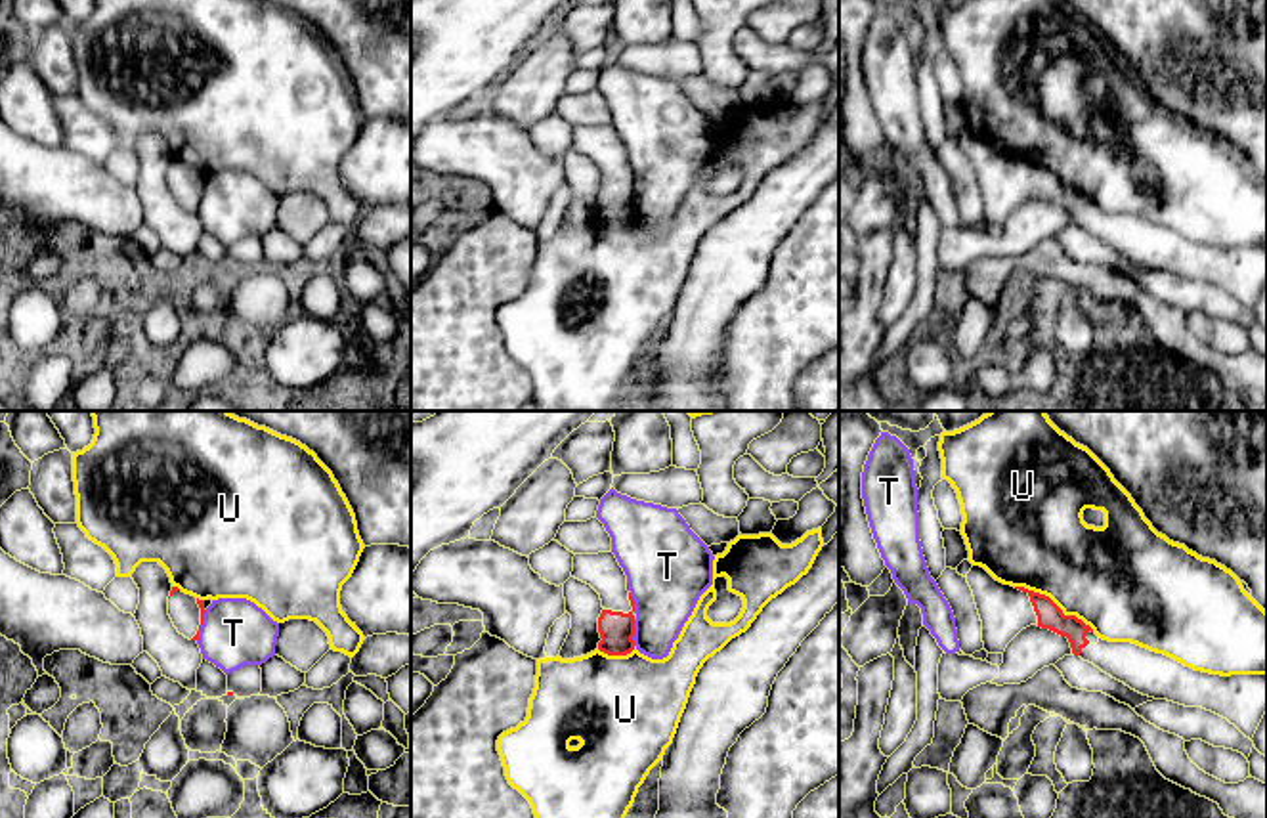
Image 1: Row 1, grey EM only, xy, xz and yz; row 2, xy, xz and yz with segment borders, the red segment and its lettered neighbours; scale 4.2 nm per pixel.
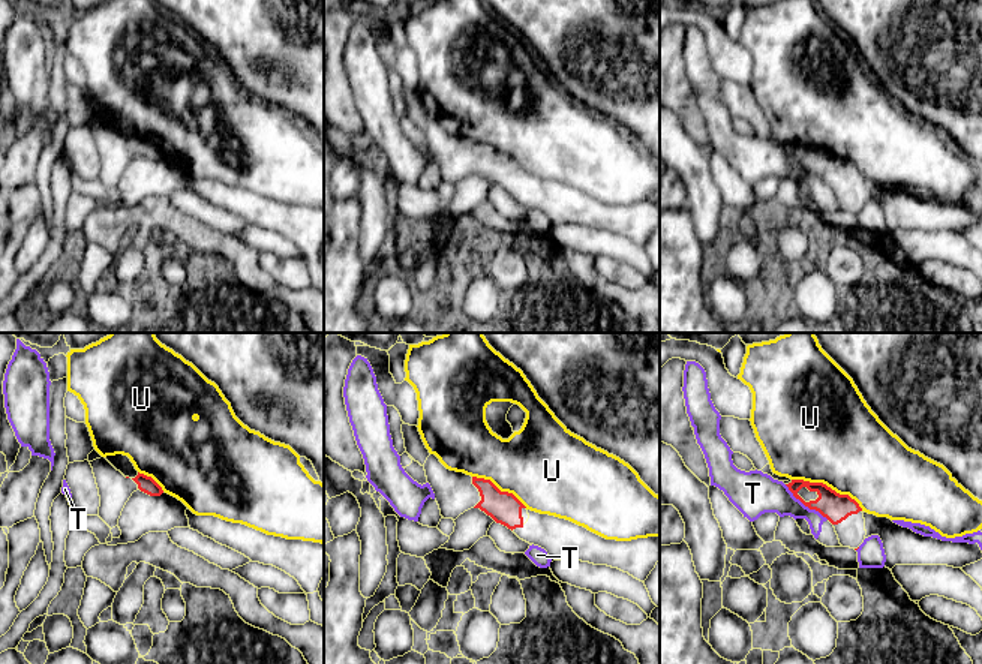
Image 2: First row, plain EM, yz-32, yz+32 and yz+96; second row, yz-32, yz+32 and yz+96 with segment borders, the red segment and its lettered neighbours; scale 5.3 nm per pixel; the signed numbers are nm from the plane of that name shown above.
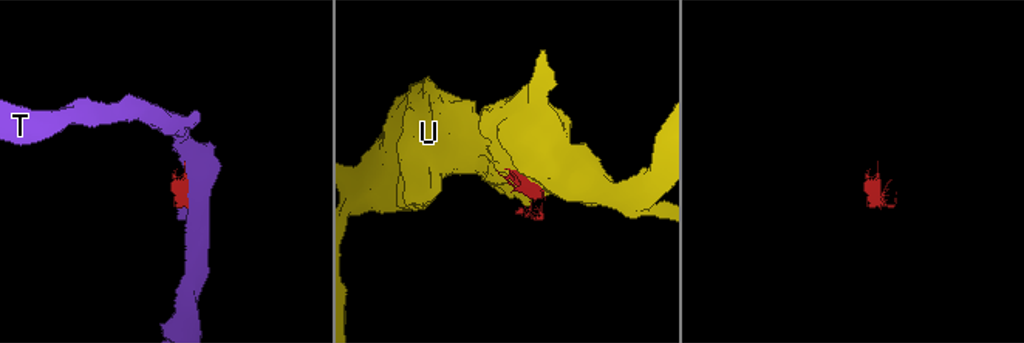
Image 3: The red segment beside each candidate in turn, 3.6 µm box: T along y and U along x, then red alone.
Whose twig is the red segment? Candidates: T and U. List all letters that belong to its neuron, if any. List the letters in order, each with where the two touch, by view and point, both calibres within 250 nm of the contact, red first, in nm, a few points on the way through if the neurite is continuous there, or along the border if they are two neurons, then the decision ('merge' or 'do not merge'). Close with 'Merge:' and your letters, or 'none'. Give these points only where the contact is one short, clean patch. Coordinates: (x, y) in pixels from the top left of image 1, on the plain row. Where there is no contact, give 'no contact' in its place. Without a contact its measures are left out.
T: contact xz (633, 205); calibres 150 and 300 nm; do not merge
U: contact yz (1055, 176); calibres 110 and 420 nm; border yz (1015, 157), (1046, 167), (1065, 186), (1074, 186), (1094, 203); do not merge
Merge: none

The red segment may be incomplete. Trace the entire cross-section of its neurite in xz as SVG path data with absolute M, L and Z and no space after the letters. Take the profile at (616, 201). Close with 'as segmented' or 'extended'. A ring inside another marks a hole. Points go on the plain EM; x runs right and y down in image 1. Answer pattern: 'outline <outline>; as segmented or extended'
outline M613 124L575 126L571 149L591 157L602 172L598 222L627 227L634 222L634 172L623 140Z; extended

